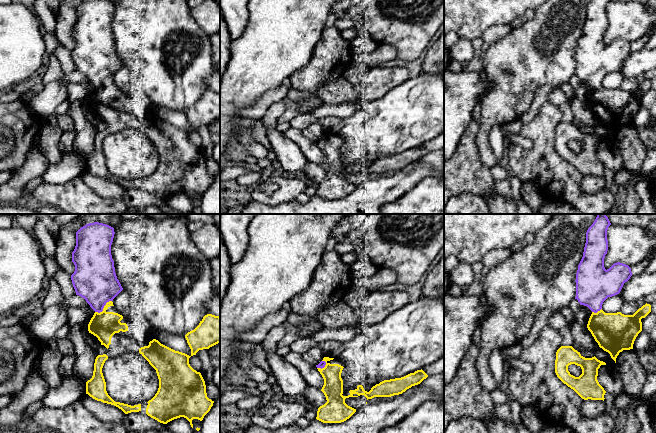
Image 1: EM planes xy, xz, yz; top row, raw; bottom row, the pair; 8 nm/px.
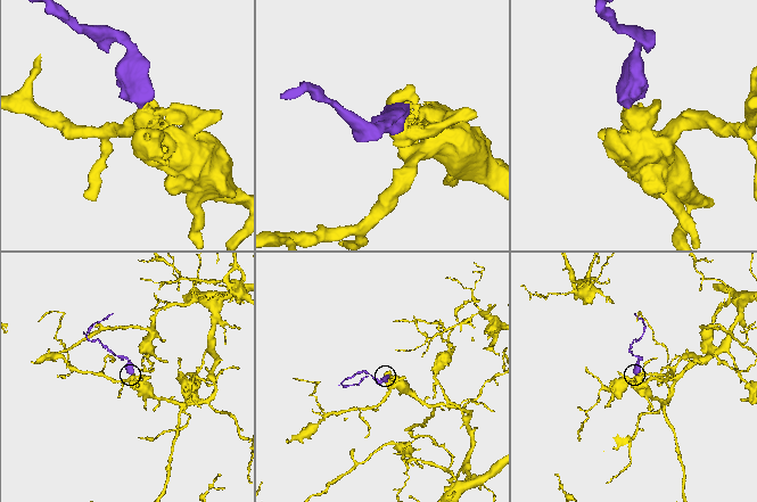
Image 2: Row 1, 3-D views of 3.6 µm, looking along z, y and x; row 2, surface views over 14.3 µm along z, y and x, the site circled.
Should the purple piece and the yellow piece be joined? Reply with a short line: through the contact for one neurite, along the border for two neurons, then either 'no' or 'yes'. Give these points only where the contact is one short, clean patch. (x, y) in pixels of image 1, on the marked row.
line xy (94, 279), (103, 307), (103, 325); yes

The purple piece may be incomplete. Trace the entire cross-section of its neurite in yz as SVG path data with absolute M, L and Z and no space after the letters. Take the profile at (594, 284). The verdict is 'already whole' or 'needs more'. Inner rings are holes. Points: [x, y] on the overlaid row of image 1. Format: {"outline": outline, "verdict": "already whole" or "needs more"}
{"outline": "M597 214L586 232L583 257L576 273L575 299L592 311L587 328L599 347L608 352L616 363L620 352L633 349L634 341L642 331L641 319L651 312L651 305L646 303L633 315L605 313L602 310L603 302L619 294L632 276L631 268L620 262L607 270L604 267L610 225L606 214Z", "verdict": "needs more"}

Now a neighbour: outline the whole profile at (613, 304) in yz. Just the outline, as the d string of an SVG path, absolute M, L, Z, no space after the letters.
M617 294L615 296L608 297L603 302L602 310L605 313L617 313L620 312L623 304L624 304L624 300L619 294Z

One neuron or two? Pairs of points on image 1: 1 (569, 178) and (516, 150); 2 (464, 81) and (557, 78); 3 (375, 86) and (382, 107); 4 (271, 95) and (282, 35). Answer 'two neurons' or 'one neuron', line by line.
1: one neuron
2: two neurons
3: two neurons
4: two neurons

